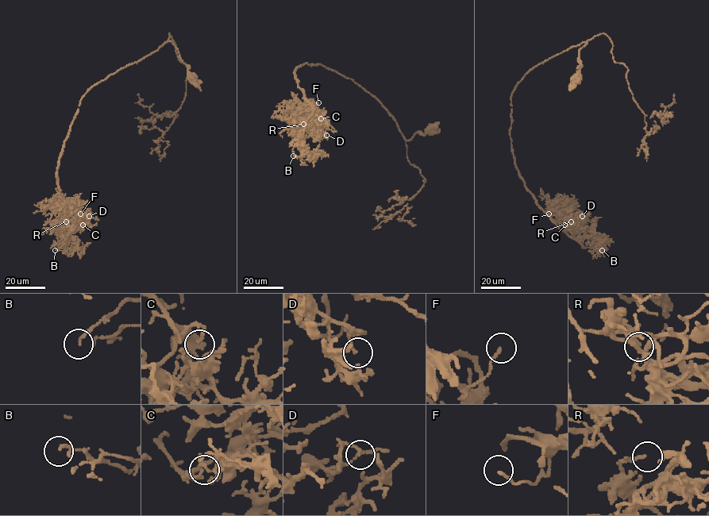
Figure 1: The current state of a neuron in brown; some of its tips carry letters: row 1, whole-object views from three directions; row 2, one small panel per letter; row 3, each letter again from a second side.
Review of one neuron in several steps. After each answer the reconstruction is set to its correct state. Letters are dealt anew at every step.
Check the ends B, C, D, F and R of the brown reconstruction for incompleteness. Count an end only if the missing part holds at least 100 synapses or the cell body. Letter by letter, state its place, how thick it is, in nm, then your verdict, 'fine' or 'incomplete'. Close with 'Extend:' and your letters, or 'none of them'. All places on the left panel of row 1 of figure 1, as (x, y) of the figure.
B: at (55, 250); 90 nm thick; fine
C: at (82, 225); 120 nm thick; fine
D: at (89, 216); 140 nm thick; fine
F: at (80, 213); 150 nm thick; fine
R: at (66, 221); 170 nm thick; incomplete
Extend: R

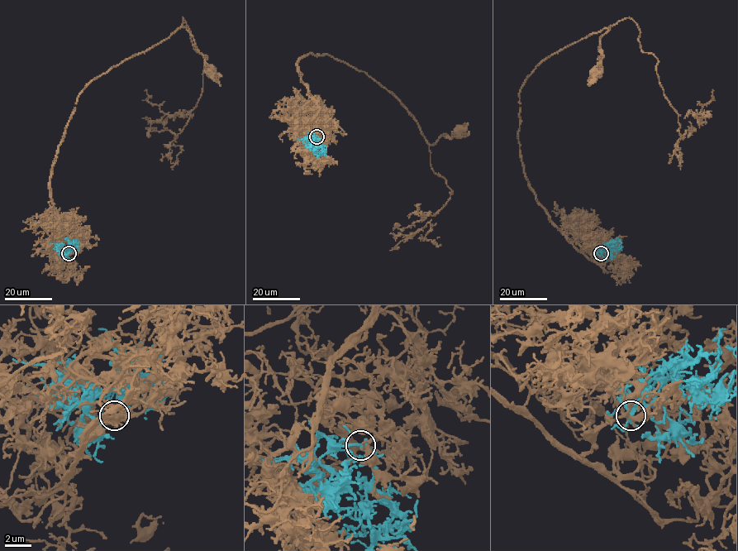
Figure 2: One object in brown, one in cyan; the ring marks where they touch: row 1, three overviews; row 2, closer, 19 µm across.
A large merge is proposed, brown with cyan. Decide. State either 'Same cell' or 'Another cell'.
Same cell

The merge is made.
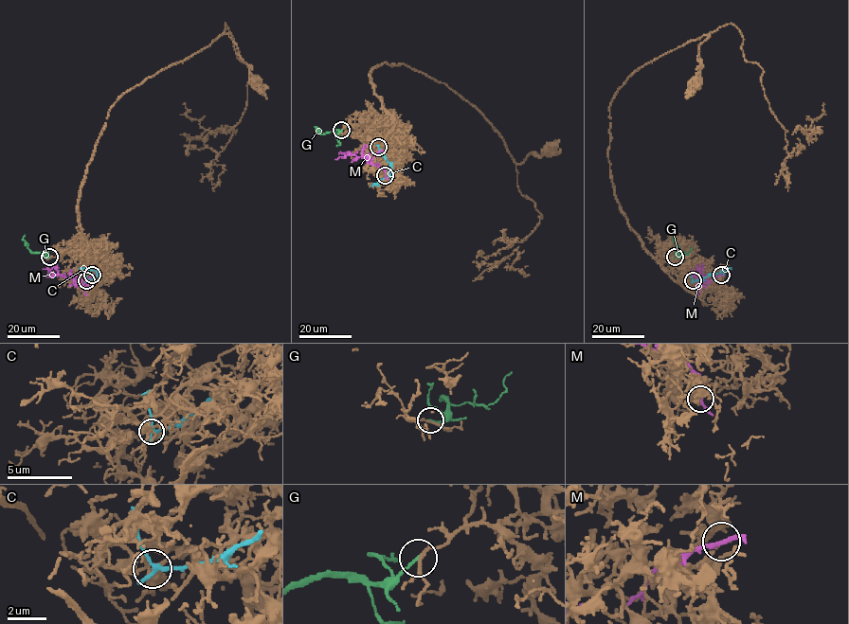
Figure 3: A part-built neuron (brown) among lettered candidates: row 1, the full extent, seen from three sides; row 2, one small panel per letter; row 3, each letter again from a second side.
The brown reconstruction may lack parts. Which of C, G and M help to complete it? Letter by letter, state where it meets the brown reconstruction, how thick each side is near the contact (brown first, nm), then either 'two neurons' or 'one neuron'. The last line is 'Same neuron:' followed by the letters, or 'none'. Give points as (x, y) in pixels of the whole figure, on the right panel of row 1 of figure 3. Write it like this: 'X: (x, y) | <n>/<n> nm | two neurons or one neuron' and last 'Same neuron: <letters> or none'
C: (693, 280) | 140/260 nm | two neurons
G: (675, 257) | 140/150 nm | two neurons
M: (721, 275) | 180/240 nm | two neurons
Same neuron: none

